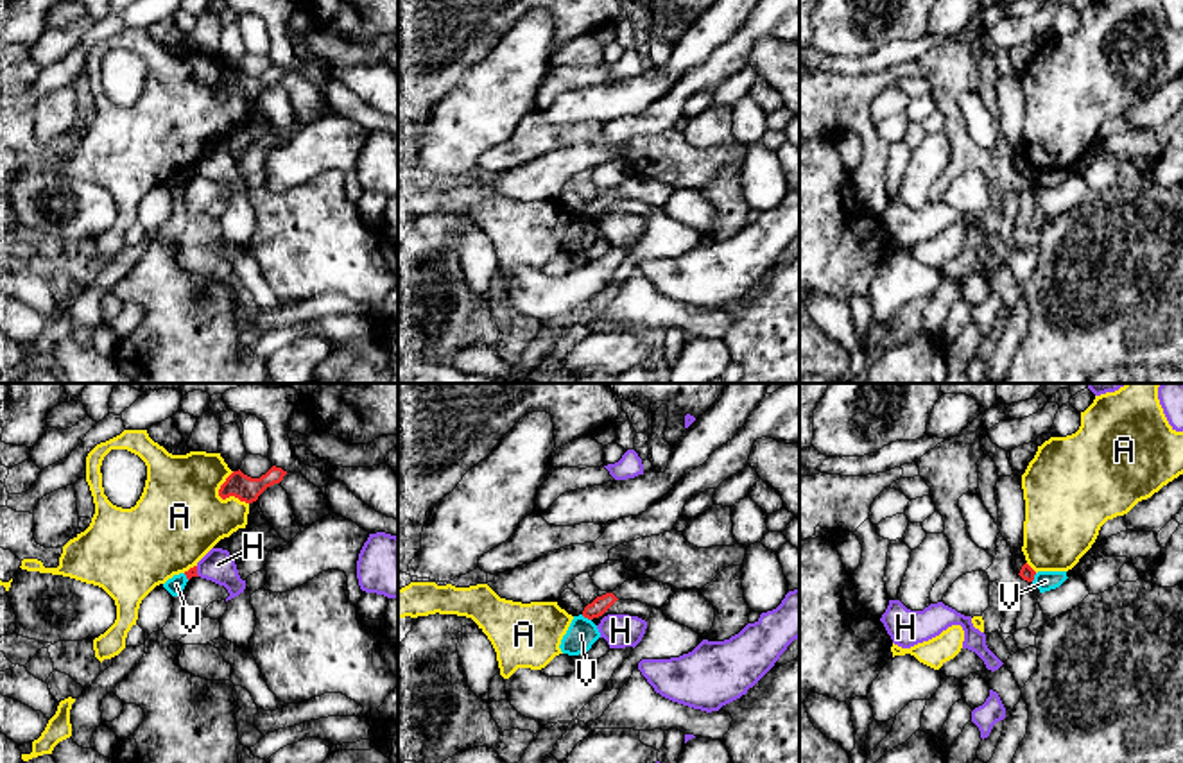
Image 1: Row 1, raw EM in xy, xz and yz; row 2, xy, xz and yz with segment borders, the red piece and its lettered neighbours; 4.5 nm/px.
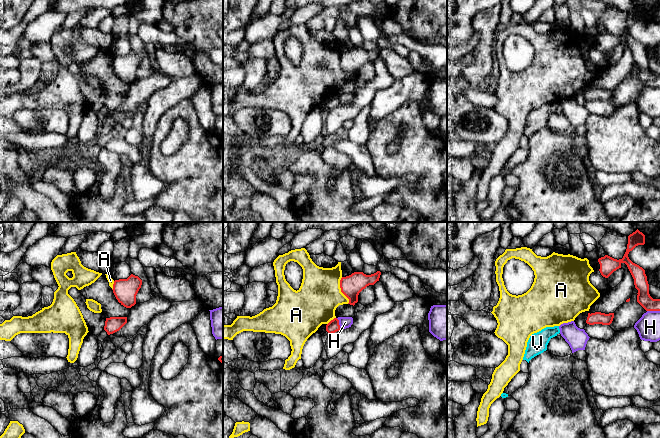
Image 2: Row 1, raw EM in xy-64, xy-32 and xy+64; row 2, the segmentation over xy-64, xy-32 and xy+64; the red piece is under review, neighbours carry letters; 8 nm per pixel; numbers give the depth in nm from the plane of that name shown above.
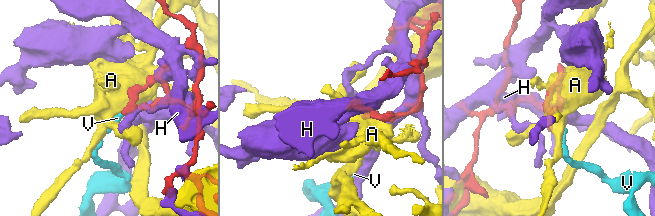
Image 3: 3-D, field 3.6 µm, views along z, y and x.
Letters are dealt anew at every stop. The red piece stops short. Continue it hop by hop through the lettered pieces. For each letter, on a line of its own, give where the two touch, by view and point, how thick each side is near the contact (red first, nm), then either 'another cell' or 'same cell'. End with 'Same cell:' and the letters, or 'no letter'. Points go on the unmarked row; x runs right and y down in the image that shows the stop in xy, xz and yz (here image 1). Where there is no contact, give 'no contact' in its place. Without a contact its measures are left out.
A: meets red in xy at (223, 97); 120 nm thick on the red side, 400 nm on the other; another cell
H: meets red in xy at (196, 171); 50 nm thick on the red side, 140 nm on the other; another cell
V: meets red in xz at (587, 215); 80 nm thick on the red side, 140 nm on the other; another cell
Same cell: no letter

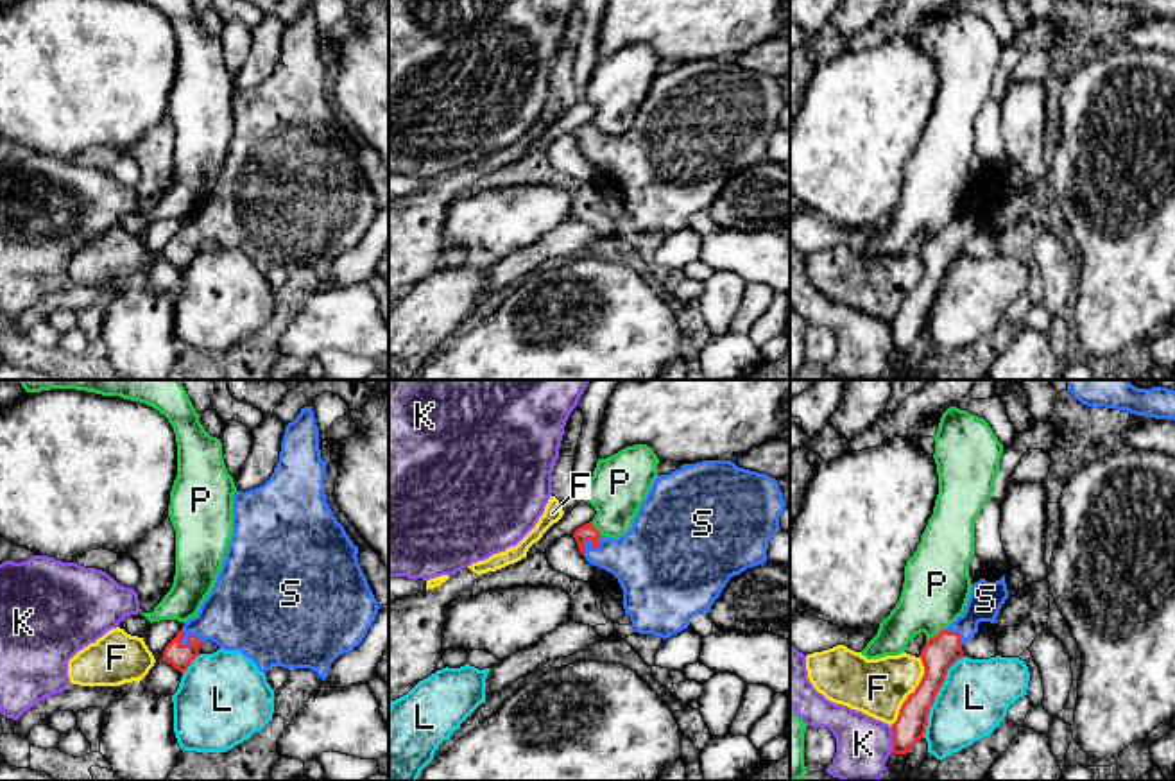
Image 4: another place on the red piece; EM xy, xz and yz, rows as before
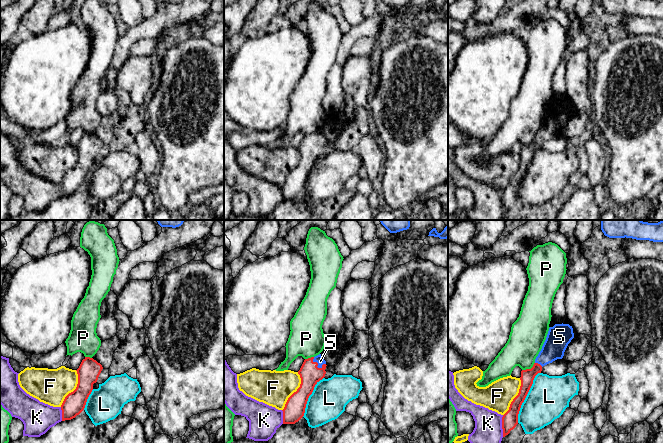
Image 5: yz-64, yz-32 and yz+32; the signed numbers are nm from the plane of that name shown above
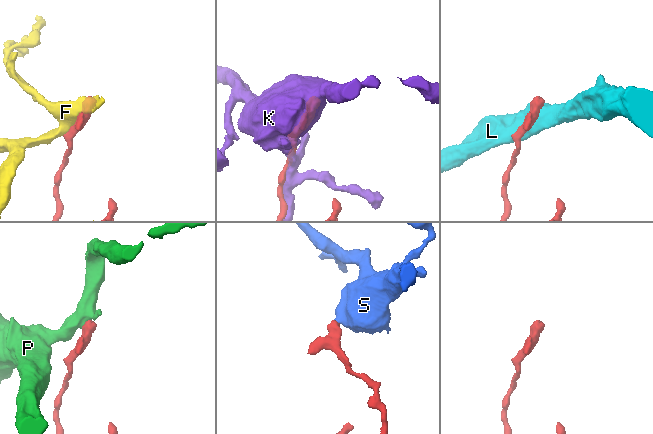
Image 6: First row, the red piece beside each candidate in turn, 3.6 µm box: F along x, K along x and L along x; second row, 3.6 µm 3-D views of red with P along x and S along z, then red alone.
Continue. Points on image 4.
F: meets red in yz at (916, 289); 160 nm thick on the red side, 260 nm on the other; another cell
K: meets red in yz at (892, 337); 140 nm thick on the red side, 260 nm on the other; another cell
L: meets red in yz at (935, 294); 160 nm thick on the red side, 300 nm on the other; another cell
P: meets red in yz at (937, 233); 160 nm thick on the red side, 300 nm on the other; another cell
S: meets red in xz at (591, 140); 70 nm thick on the red side, 280 nm on the other; same cell
Same cell: S

